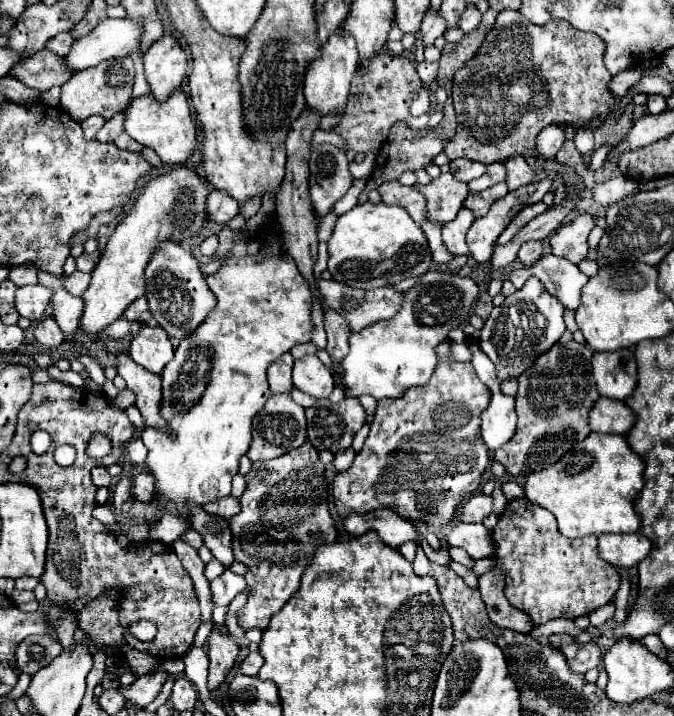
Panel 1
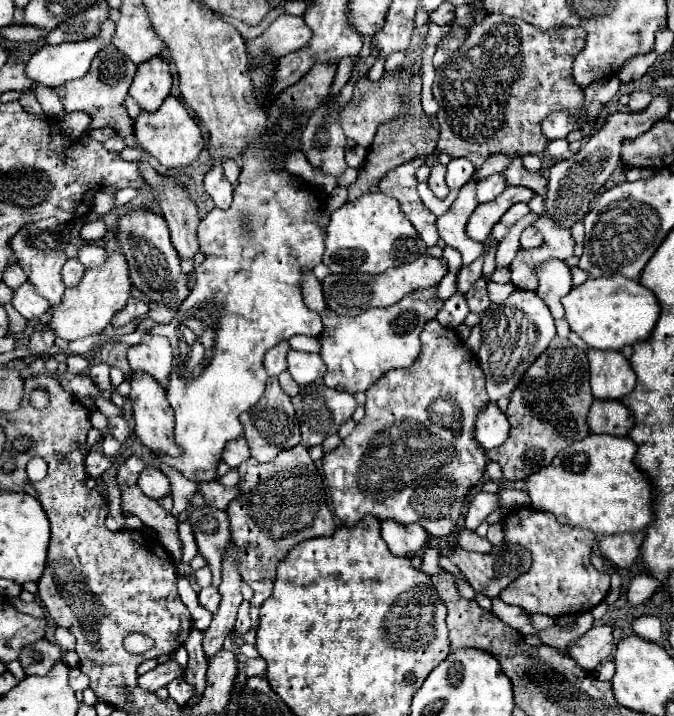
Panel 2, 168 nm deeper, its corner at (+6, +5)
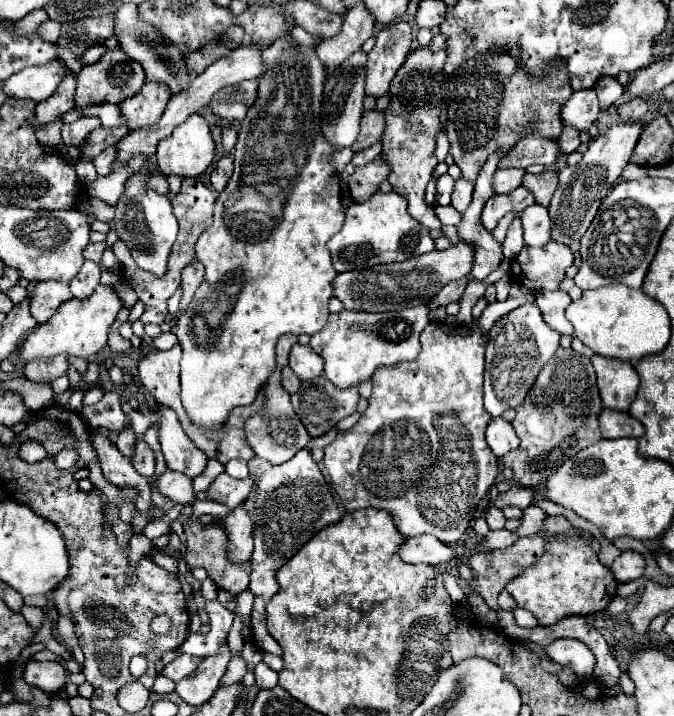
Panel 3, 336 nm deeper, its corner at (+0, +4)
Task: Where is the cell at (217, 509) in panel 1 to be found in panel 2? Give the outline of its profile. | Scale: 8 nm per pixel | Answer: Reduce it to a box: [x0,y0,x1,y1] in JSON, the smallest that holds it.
[198,482,238,510]

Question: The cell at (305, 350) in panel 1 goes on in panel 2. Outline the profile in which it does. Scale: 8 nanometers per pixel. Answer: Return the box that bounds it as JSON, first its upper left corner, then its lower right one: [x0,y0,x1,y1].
[288,336,320,354]

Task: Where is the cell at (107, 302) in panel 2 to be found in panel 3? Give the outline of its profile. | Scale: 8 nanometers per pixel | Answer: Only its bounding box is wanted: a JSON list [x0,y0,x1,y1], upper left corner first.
[18,285,122,365]

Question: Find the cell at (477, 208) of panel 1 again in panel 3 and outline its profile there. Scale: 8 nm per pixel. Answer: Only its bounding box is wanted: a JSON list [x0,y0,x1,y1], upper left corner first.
[494,169,524,193]

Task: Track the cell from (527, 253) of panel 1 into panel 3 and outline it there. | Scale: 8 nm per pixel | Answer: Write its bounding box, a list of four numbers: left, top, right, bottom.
[520,205,552,247]

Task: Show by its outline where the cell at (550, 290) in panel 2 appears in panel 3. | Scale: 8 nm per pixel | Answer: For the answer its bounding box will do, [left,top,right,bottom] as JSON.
[536,291,574,335]

